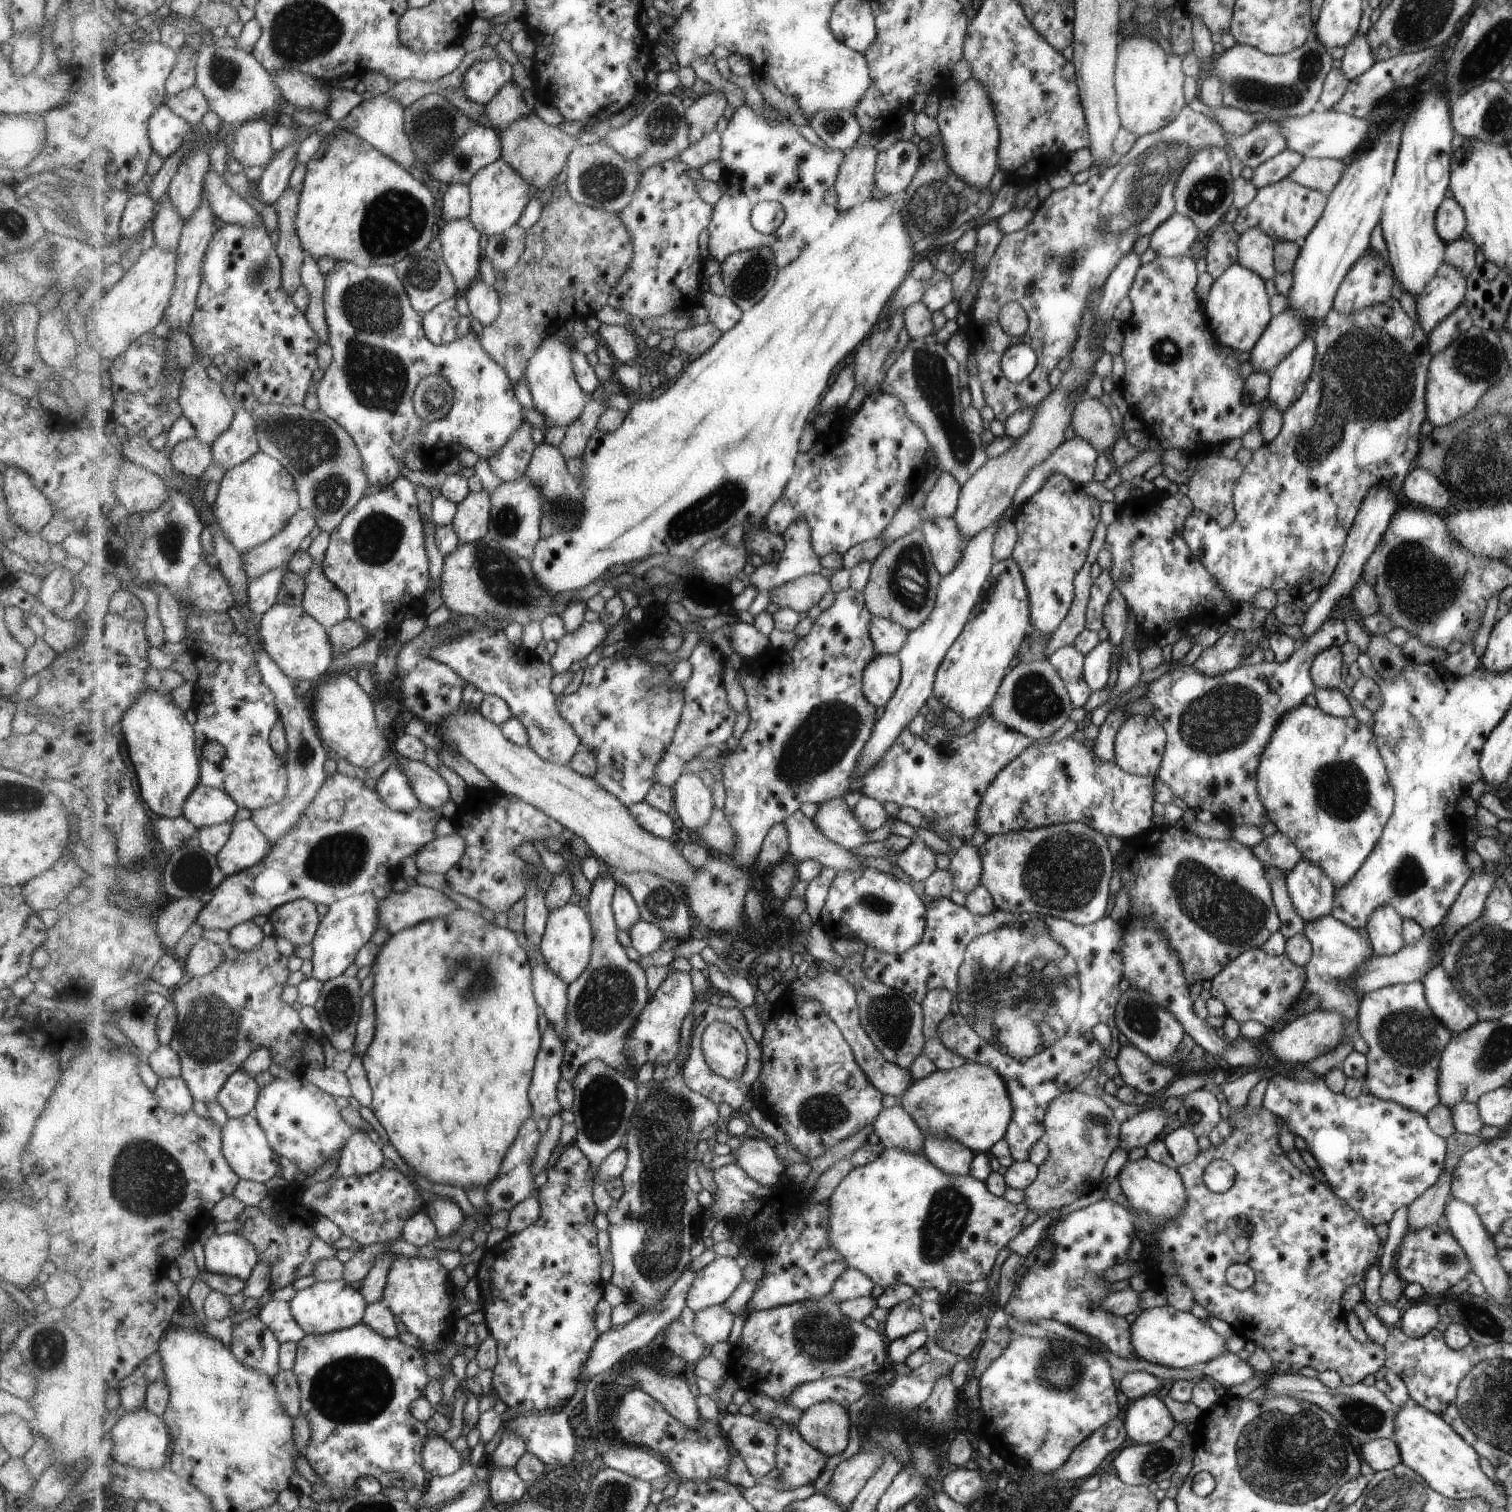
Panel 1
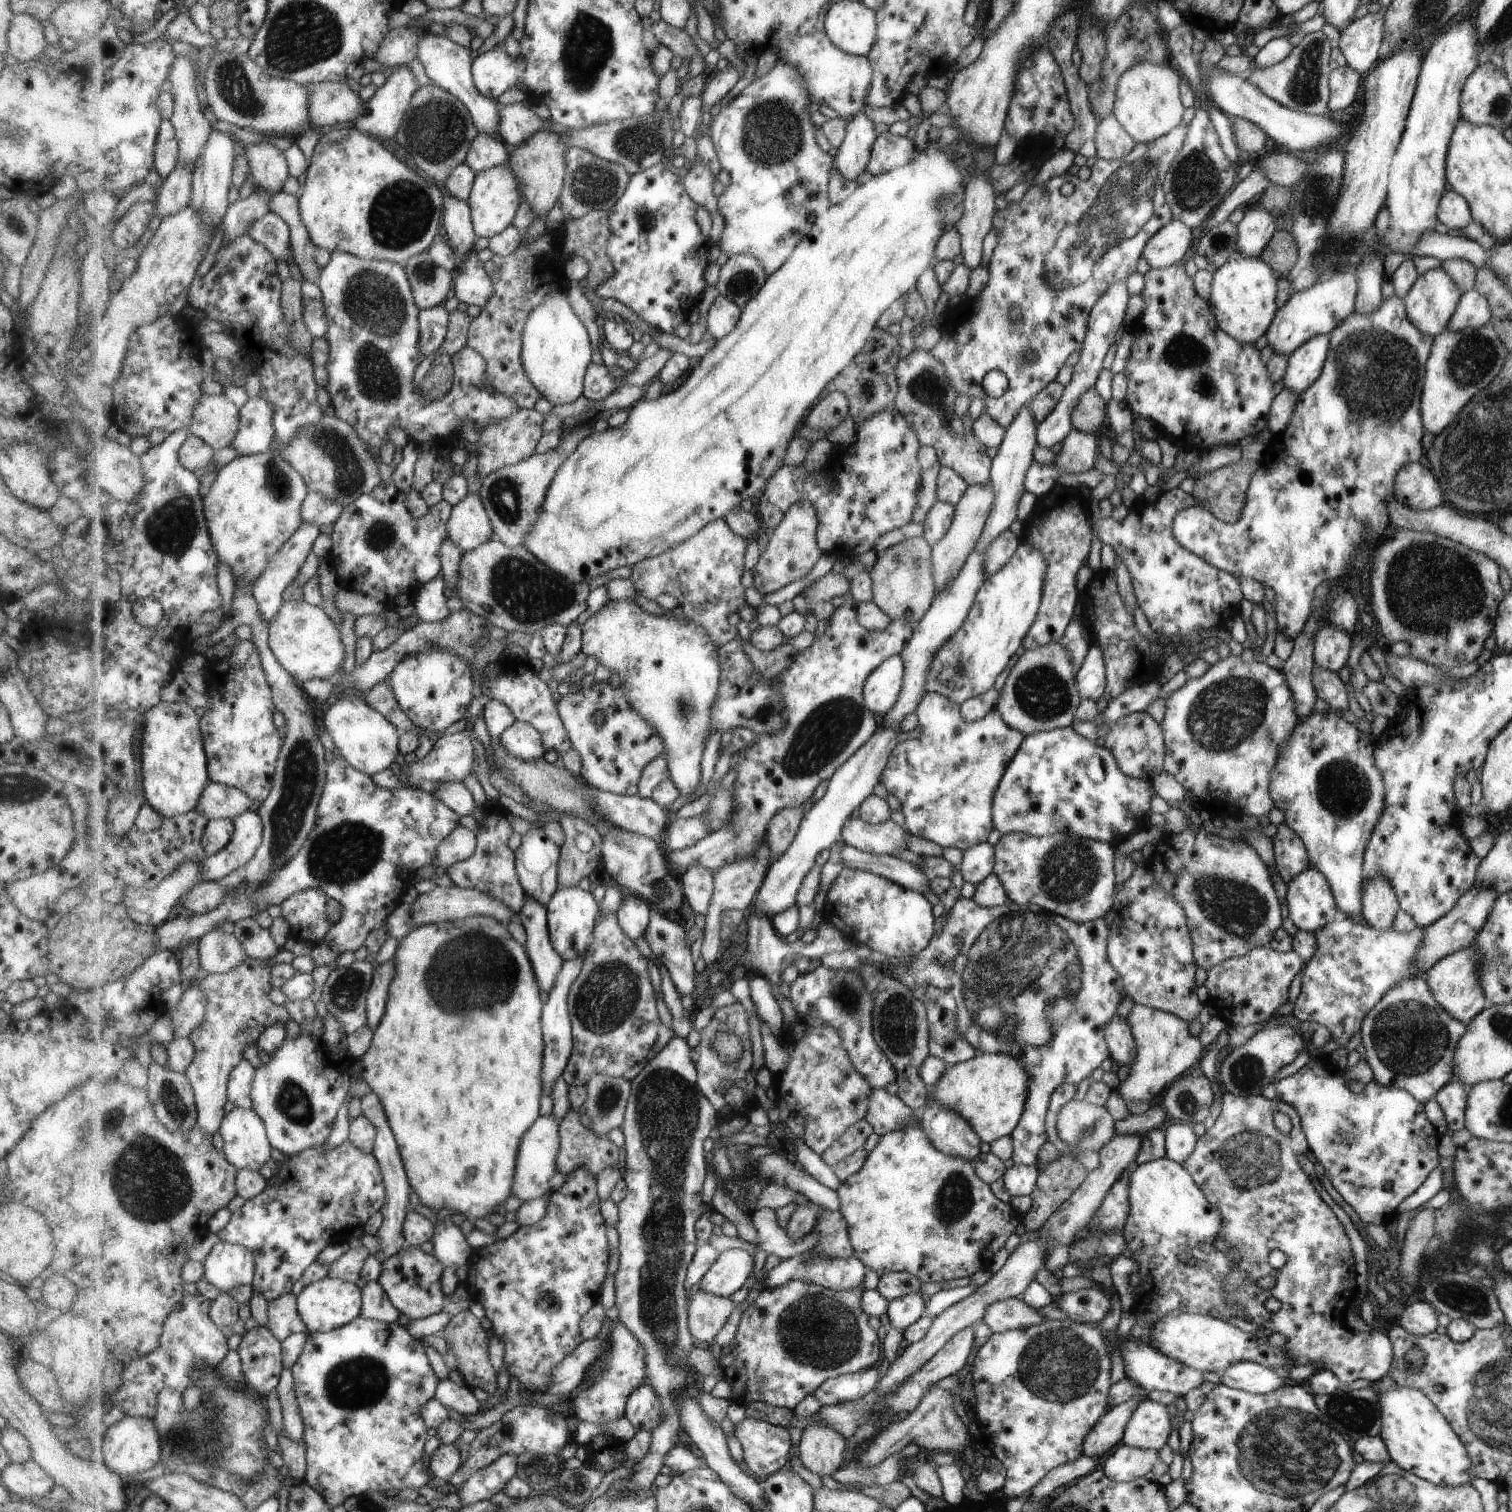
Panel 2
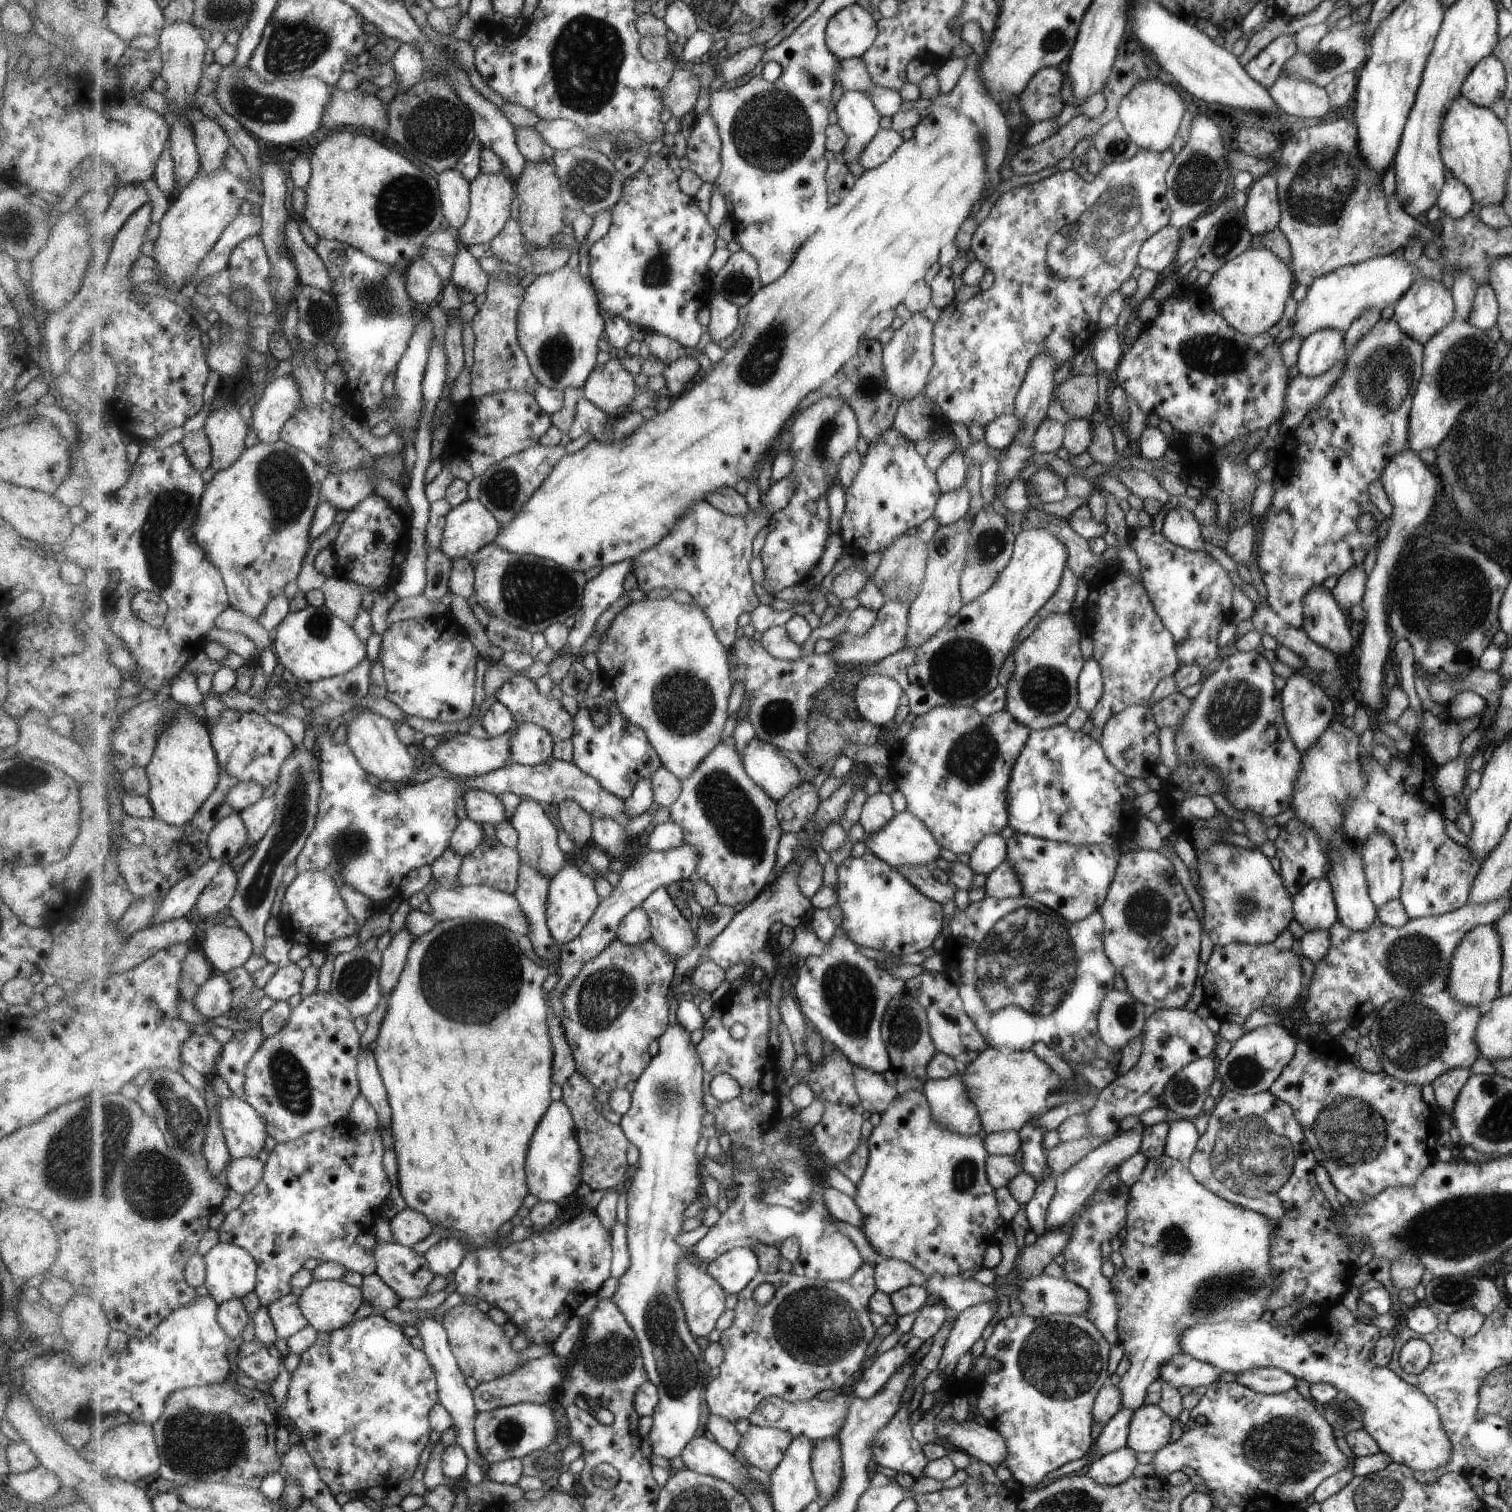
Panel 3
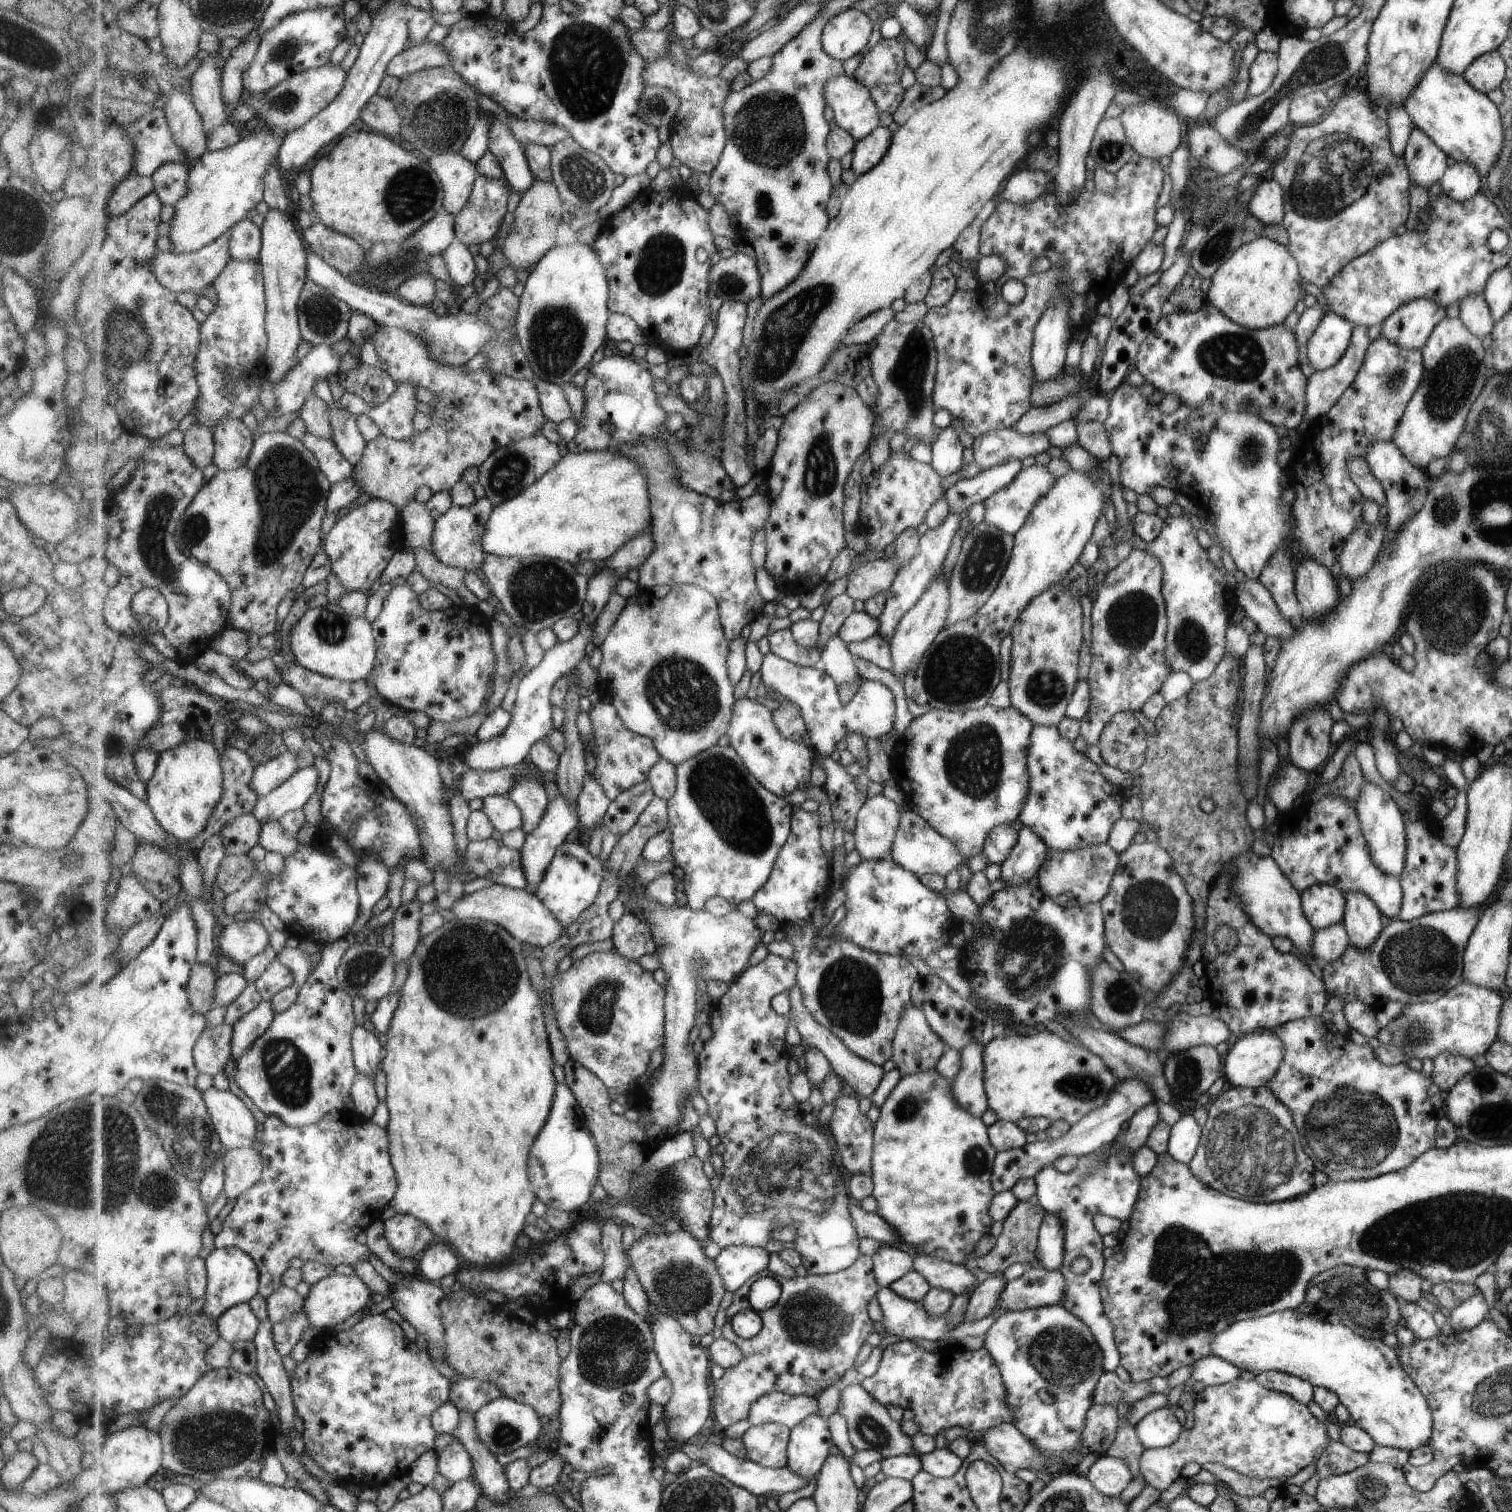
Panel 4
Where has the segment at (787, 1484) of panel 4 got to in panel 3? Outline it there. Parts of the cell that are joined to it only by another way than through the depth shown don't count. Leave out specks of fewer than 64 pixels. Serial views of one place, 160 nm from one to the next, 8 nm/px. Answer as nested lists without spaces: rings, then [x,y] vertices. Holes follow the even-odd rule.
[[[703,1434],[693,1438],[681,1454],[687,1469],[719,1477],[732,1484],[735,1490],[742,1490],[751,1483],[757,1483],[749,1468],[741,1464],[732,1453],[724,1449],[716,1440],[709,1440]]]

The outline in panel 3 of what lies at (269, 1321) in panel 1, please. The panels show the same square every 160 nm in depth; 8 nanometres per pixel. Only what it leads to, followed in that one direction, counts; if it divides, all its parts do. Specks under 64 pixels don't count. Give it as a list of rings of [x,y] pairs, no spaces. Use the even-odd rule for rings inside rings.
[[[289,1293],[268,1306],[276,1331],[281,1339],[291,1338],[299,1330],[303,1330],[310,1322],[303,1314],[300,1296]]]

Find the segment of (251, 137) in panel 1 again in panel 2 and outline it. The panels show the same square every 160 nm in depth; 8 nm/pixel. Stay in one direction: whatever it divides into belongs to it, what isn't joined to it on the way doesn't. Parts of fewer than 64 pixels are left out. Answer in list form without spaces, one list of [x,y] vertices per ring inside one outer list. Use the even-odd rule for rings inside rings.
[[[259,142],[246,150],[252,178],[267,192],[278,193],[289,178],[285,151],[269,142]]]

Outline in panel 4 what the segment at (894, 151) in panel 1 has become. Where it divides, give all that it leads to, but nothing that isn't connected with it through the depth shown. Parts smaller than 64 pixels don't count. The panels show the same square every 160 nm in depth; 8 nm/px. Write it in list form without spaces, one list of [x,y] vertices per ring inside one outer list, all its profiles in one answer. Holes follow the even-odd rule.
[[[878,126],[869,136],[856,142],[851,169],[860,177],[875,168],[887,154],[893,140],[887,126]]]

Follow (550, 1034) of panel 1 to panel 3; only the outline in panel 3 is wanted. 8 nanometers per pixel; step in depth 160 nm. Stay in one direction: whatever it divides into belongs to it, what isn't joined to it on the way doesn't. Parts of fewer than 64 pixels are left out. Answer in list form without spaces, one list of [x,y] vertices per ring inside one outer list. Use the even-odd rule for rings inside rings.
[[[685,843],[666,851],[651,851],[647,849],[641,851],[635,864],[629,867],[620,877],[612,893],[601,901],[596,913],[592,916],[592,920],[585,926],[584,932],[575,941],[571,941],[560,948],[561,960],[559,960],[559,968],[557,969],[559,979],[550,991],[548,1006],[554,1010],[561,1020],[563,1020],[566,1009],[562,997],[568,990],[569,985],[574,978],[577,978],[577,975],[589,961],[599,956],[614,941],[621,921],[634,908],[641,907],[644,900],[647,900],[653,894],[653,891],[666,887],[668,884],[673,884],[673,882],[679,882],[679,880],[693,879],[699,864],[700,854],[692,844]]]

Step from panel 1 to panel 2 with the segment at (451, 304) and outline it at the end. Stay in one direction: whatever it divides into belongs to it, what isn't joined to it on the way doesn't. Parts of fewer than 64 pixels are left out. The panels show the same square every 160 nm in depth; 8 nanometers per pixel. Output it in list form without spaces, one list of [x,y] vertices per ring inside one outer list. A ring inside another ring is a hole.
[[[444,303],[421,310],[419,350],[422,359],[436,352],[445,343],[449,332],[449,316],[449,310],[445,308]]]

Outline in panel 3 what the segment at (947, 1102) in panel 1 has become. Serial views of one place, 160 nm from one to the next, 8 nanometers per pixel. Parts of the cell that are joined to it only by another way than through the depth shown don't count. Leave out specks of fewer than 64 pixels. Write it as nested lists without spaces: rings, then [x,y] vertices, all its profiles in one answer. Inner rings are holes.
[[[986,1047],[962,1069],[962,1083],[967,1098],[974,1104],[986,1134],[1018,1131],[1033,1115],[1041,1115],[1057,1104],[1073,1102],[1093,1088],[1085,1082],[1082,1089],[1076,1090],[1074,1076],[1061,1080],[1029,1049],[1012,1051],[1005,1047]]]

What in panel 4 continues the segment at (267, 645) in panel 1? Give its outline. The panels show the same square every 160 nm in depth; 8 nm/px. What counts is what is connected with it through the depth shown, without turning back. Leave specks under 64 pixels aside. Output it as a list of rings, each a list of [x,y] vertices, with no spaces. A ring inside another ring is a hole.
[[[333,601],[322,607],[310,608],[290,632],[289,646],[295,660],[310,671],[335,677],[344,681],[357,682],[374,670],[378,644],[372,622],[364,617],[354,617]]]

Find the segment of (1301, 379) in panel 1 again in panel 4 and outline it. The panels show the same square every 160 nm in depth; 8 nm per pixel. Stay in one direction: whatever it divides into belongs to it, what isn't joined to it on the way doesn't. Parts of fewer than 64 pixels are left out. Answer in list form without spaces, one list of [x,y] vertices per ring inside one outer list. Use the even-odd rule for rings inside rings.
[[[1327,313],[1315,327],[1306,342],[1306,356],[1314,371],[1322,371],[1333,366],[1348,348],[1352,336],[1353,323],[1342,316]]]

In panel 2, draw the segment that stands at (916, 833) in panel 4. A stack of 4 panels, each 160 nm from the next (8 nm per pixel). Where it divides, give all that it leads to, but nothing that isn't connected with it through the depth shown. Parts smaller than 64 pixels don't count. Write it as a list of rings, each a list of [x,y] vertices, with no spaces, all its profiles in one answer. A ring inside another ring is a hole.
[[[860,817],[849,818],[843,826],[842,838],[847,844],[858,850],[879,856],[893,856],[907,849],[907,840],[911,834],[902,829],[893,820],[880,824],[870,824]]]

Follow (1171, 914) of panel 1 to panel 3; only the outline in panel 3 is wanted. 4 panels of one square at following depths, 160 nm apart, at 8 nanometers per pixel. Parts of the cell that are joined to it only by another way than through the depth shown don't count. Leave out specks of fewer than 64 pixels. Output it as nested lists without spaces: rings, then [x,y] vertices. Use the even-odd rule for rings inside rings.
[[[1215,841],[1210,845],[1207,845],[1204,849],[1201,849],[1199,852],[1193,848],[1194,853],[1196,854],[1196,871],[1197,871],[1197,884],[1194,886],[1199,898],[1201,898],[1202,908],[1203,908],[1203,921],[1201,922],[1202,931],[1207,933],[1211,944],[1217,947],[1224,947],[1229,945],[1232,942],[1236,943],[1245,943],[1246,945],[1267,945],[1273,942],[1273,939],[1282,931],[1287,929],[1289,921],[1292,918],[1292,897],[1288,895],[1288,891],[1285,890],[1281,879],[1271,867],[1268,858],[1261,854],[1257,848],[1242,848],[1227,843],[1222,843],[1221,841]]]

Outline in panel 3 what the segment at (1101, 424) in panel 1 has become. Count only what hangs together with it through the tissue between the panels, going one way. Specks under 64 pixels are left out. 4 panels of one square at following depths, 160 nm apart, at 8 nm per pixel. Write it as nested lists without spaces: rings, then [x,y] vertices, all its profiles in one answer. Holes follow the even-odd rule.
[[[1073,375],[1062,384],[1055,386],[1053,399],[1075,419],[1085,419],[1095,408],[1097,384],[1095,375]]]

